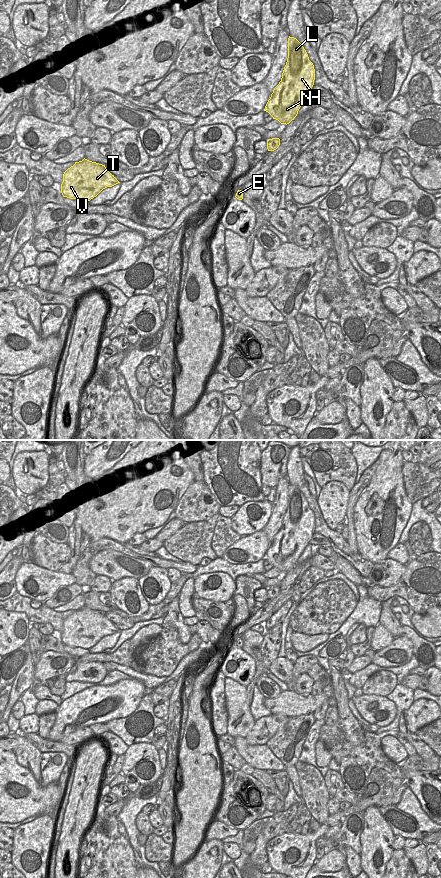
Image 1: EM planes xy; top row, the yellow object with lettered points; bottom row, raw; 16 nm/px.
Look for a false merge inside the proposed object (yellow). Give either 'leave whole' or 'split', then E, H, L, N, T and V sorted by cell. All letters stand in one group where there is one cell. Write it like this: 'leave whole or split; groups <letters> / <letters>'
leave whole; groups E H L N T V

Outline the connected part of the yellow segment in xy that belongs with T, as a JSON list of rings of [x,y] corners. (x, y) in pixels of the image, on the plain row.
[[[83,607],[75,610],[63,622],[63,645],[90,649],[103,637],[120,631],[105,613]]]

